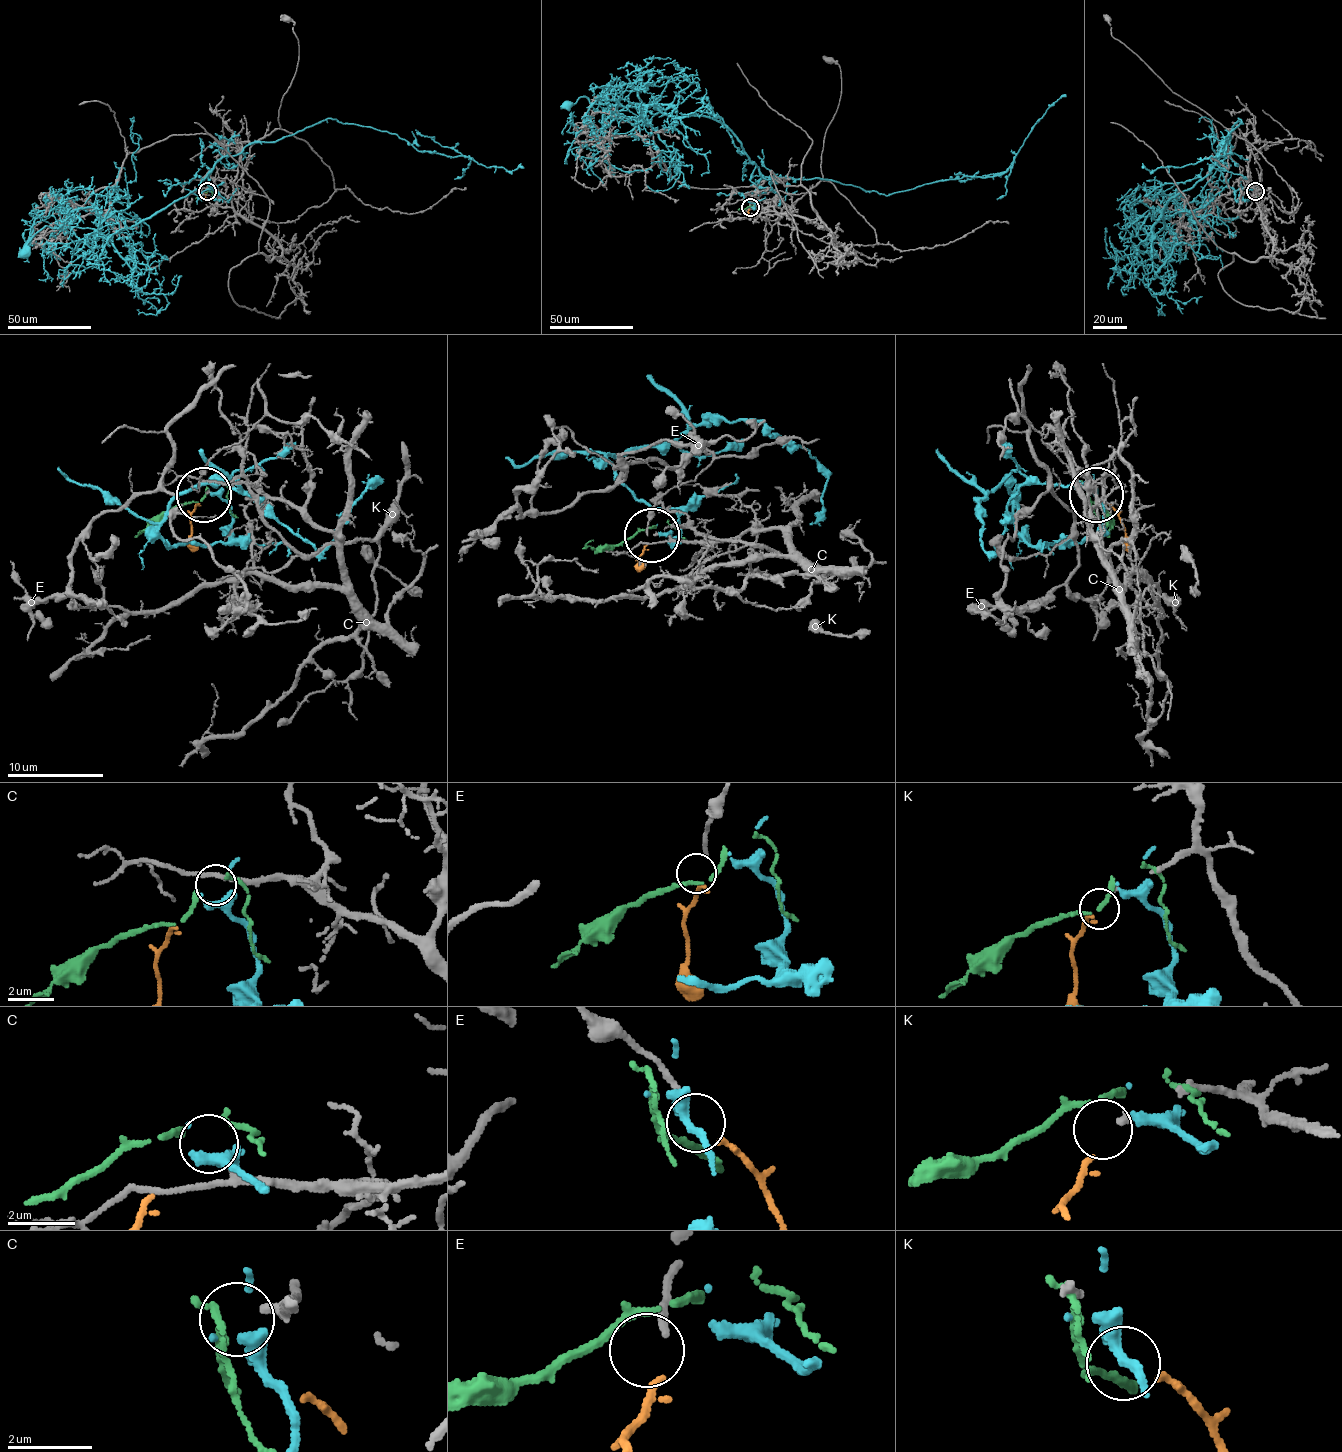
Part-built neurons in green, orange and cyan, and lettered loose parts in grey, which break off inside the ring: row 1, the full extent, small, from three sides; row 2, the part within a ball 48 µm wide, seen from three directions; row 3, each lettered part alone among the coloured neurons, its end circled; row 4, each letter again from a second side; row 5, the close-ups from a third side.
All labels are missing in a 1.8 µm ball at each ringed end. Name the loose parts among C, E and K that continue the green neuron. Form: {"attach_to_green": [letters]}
{"attach_to_green": ["C"]}

